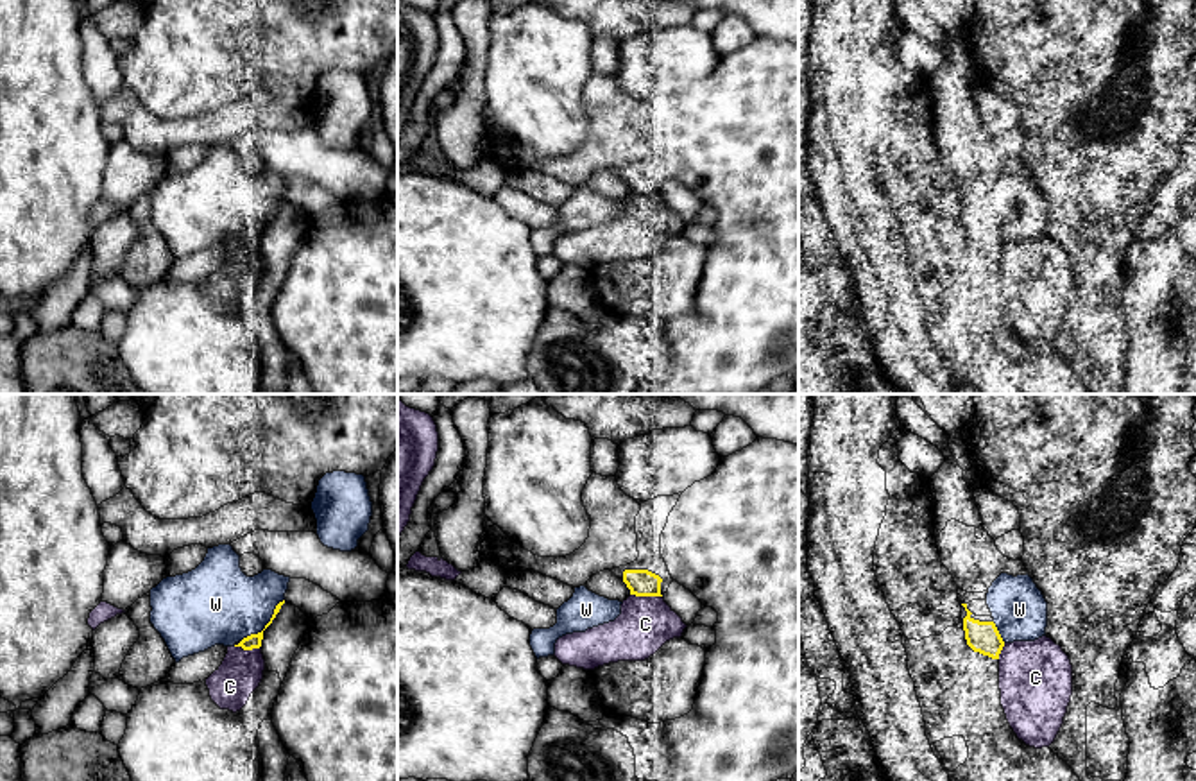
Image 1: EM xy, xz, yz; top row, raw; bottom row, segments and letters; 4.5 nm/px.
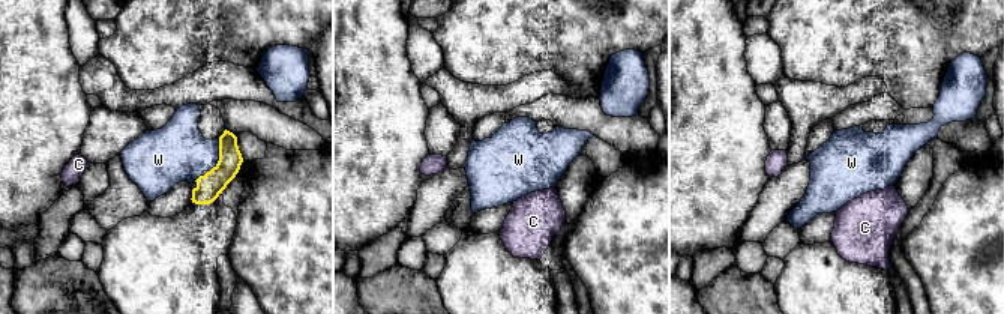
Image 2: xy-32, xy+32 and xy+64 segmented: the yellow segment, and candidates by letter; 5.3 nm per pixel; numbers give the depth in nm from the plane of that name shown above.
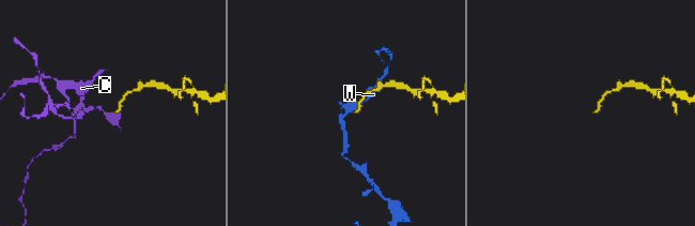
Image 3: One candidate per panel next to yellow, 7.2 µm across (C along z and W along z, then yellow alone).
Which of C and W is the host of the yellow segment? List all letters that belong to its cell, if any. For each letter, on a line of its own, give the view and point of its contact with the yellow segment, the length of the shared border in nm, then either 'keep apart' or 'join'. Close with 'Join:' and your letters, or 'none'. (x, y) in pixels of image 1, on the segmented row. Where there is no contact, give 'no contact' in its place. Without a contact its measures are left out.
C: xz (647, 595) | 140 nm | keep apart
W: xy (265, 626) | 280 nm | keep apart
Join: none

